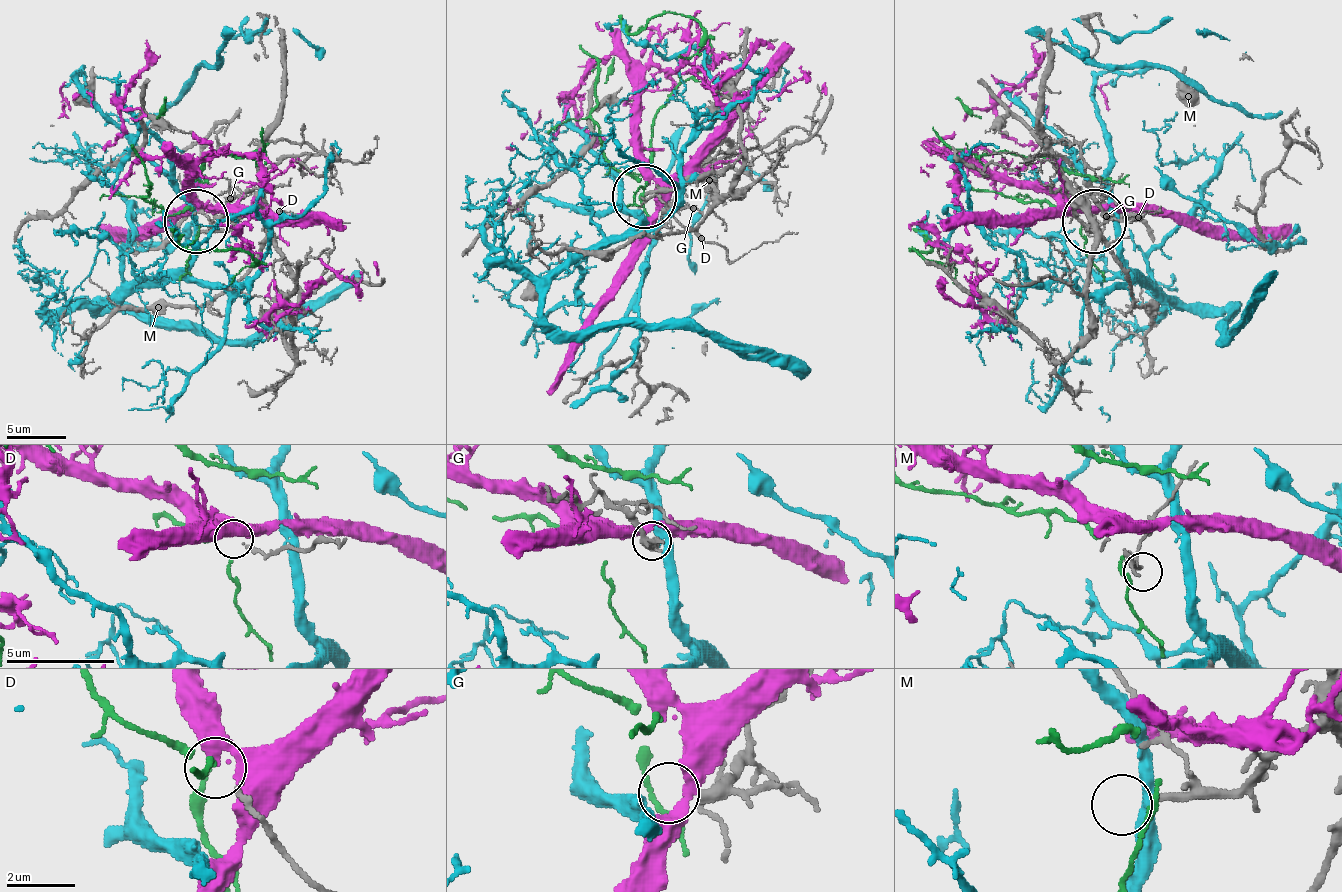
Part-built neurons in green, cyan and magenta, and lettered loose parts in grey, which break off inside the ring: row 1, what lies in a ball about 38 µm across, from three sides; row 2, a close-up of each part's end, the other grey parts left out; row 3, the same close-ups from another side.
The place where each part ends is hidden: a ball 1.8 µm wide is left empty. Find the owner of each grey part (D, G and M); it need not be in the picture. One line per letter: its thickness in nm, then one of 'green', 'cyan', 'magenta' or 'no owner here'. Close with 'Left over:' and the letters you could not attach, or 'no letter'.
D: calibre 130 nm; green
G: calibre 280 nm; cyan
M: calibre 190 nm; no owner here
Left over: M

